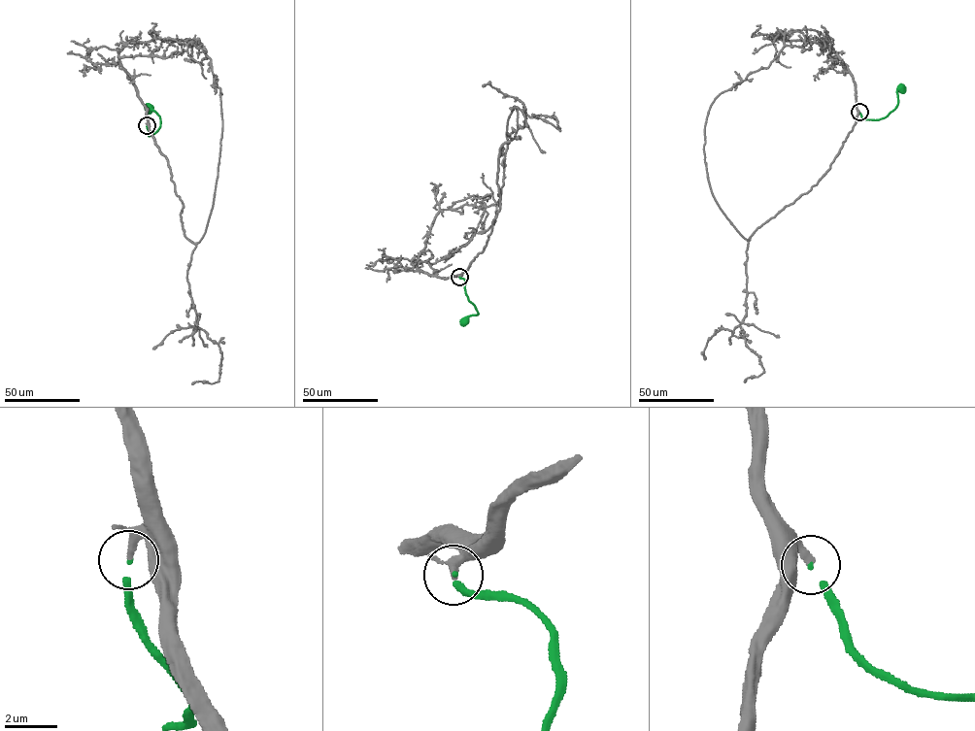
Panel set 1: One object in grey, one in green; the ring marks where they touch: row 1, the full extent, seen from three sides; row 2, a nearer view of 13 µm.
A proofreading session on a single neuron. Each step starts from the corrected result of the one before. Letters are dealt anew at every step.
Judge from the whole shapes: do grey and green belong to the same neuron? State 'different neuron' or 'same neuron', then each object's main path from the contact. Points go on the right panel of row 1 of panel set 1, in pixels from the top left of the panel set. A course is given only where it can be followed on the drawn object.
same neuron; grey runs (859, 112), (830, 169), (748, 242), (746, 315), (736, 326), (763, 372), (745, 382); green runs (859, 112), (866, 119), (886, 116), (897, 104), (896, 90), (901, 88)

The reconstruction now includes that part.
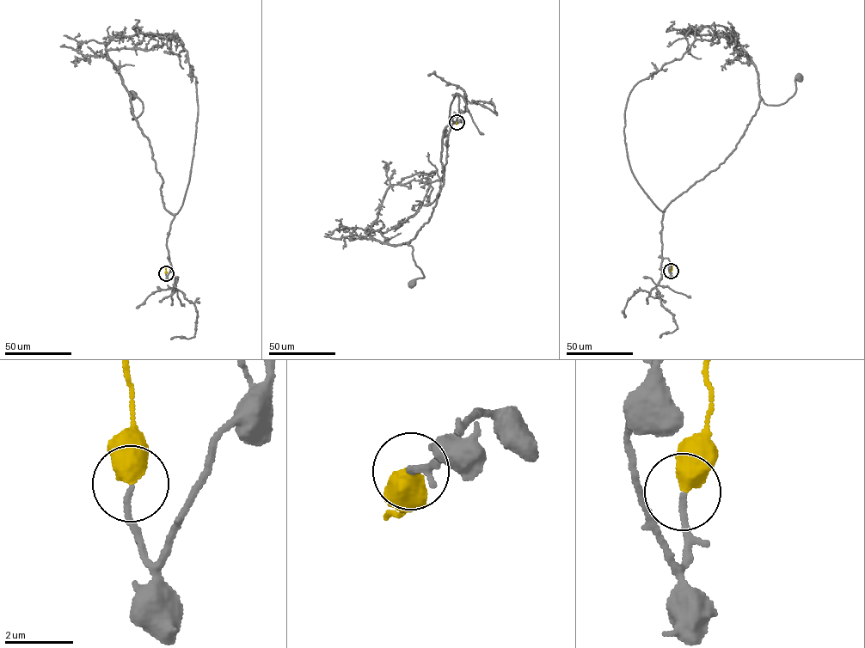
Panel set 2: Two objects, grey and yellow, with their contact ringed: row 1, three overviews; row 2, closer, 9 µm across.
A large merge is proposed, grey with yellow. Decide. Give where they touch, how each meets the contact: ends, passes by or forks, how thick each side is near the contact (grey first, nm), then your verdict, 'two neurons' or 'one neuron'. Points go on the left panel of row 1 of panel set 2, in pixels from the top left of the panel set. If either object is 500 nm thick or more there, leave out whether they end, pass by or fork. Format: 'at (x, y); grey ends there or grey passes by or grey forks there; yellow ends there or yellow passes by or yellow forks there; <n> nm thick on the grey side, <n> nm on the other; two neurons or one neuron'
at (166, 273); 160 nm thick on the grey side, 550 nm on the other; one neuron

